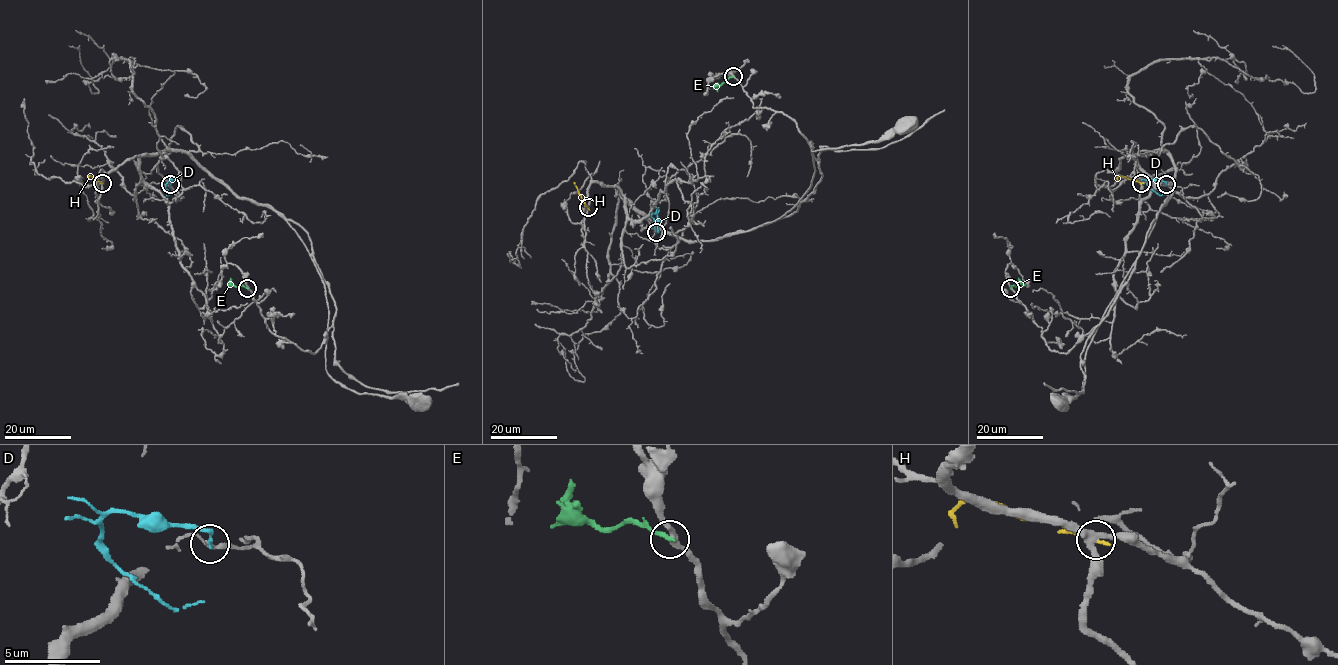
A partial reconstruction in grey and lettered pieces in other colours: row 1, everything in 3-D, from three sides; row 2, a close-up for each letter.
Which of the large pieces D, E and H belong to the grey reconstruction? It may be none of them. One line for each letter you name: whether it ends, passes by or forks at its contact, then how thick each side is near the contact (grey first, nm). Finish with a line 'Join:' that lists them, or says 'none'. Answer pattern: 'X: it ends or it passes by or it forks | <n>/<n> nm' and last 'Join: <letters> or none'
Join: none

